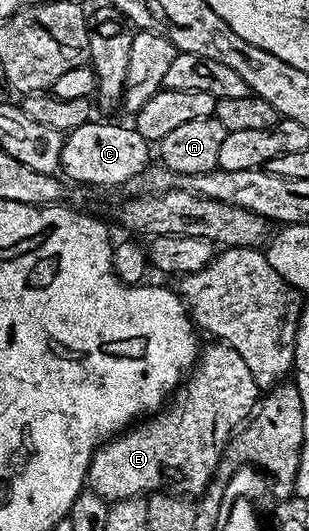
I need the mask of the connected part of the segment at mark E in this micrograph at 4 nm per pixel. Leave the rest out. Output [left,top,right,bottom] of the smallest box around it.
[84,341,260,501]

